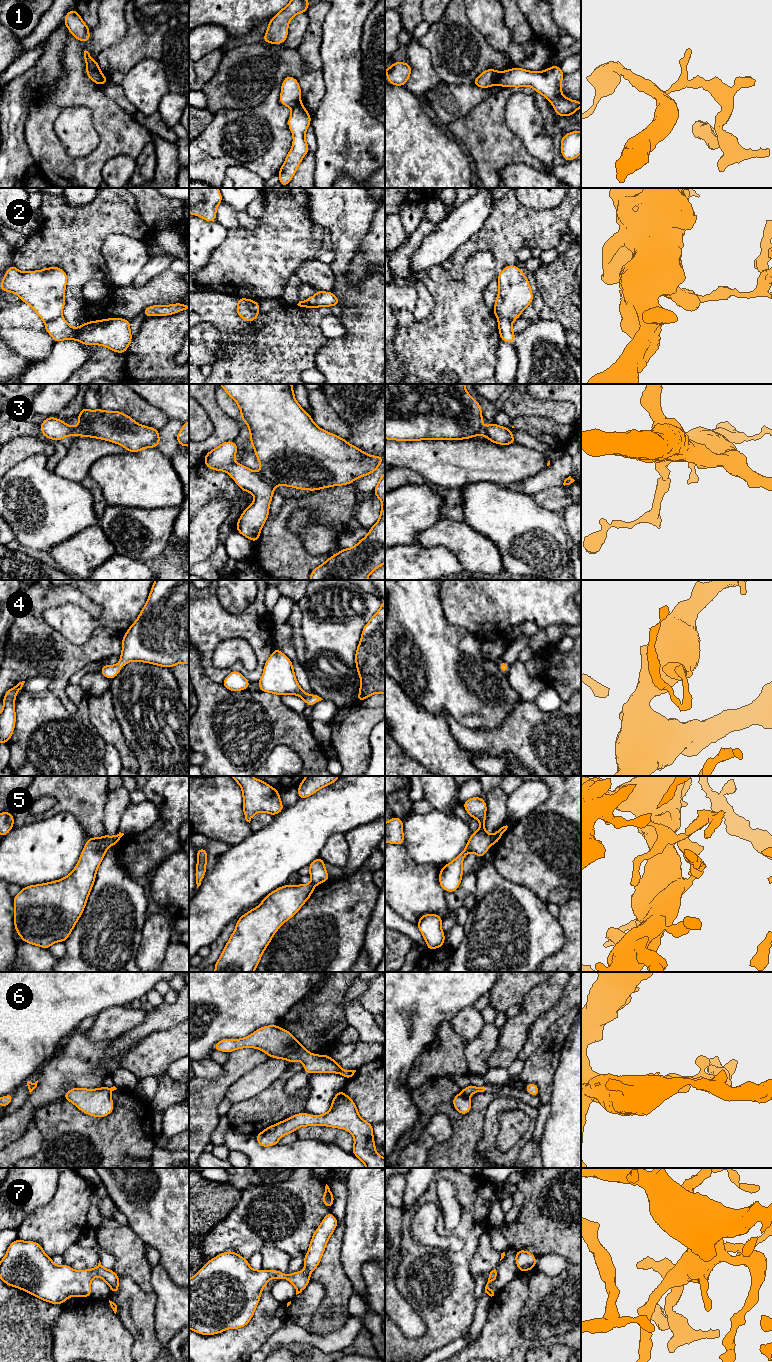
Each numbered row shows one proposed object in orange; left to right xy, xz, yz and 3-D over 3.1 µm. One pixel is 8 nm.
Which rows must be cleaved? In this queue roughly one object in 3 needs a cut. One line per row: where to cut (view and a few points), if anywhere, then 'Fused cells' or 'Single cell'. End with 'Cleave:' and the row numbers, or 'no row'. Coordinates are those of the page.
1: Split along yz (500, 73), (497, 83). Fused cells
2: Split along xy (61, 315), (45, 323). Fused cells
3: Split along xz (259, 473), (272, 484). Fused cells
4: No split. Single cell
5: Split along yz (492, 836), (493, 843). Fused cells
6: No split. Single cell
7: No split. Single cell
Cleave: 1, 2, 3, 5

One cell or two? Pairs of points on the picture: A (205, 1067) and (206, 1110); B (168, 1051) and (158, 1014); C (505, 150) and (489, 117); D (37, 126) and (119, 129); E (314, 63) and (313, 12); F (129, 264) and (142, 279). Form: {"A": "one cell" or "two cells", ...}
{"A": "two cells", "B": "two cells", "C": "one cell", "D": "one cell", "E": "one cell", "F": "two cells"}

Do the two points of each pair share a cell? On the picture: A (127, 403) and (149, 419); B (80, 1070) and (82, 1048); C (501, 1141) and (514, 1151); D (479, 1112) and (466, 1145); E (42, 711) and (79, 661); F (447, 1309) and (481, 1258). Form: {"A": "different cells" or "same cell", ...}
{"A": "same cell", "B": "same cell", "C": "different cells", "D": "same cell", "E": "different cells", "F": "different cells"}

